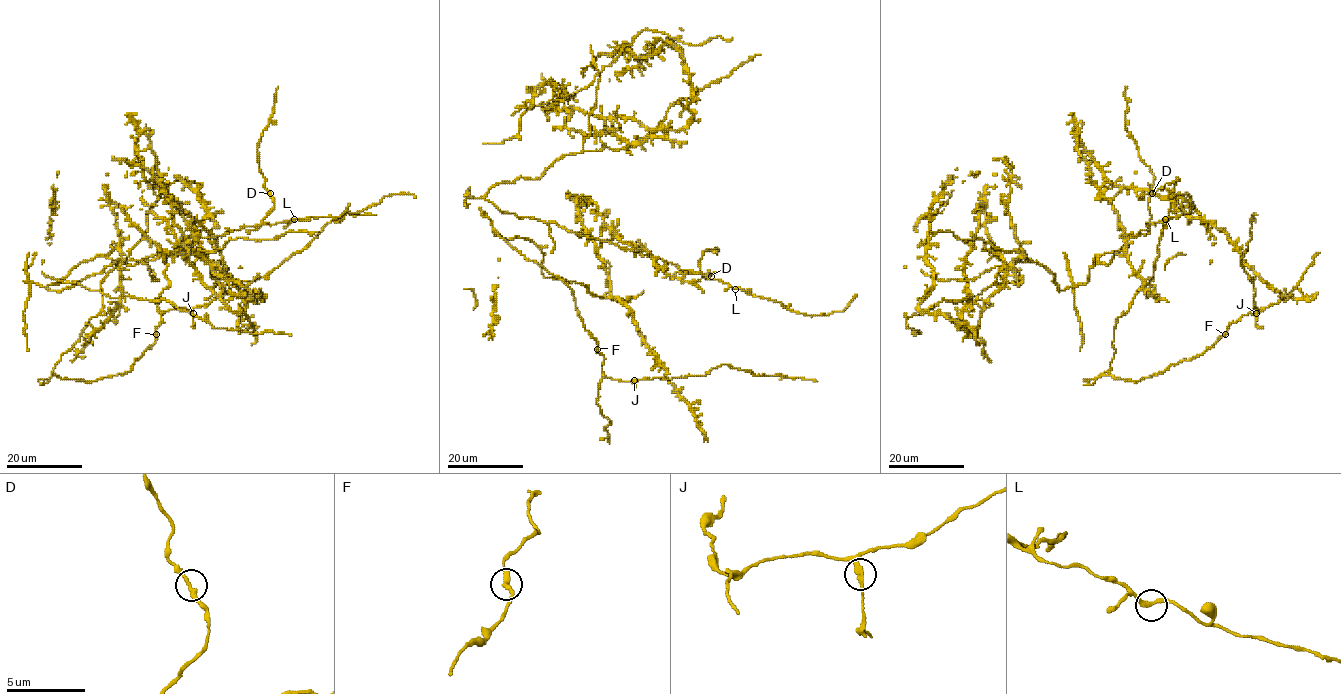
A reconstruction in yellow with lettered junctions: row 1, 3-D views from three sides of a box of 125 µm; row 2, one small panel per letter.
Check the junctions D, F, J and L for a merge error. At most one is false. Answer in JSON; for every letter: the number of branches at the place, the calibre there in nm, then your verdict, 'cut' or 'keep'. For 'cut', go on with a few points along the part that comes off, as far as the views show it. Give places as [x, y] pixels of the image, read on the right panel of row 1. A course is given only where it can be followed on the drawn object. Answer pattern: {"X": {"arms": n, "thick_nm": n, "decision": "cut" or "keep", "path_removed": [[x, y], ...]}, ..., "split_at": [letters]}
{"D": {"arms": 2, "thick_nm": 240, "decision": "keep"}, "F": {"arms": 2, "thick_nm": 260, "decision": "keep"}, "J": {"arms": 2, "thick_nm": 260, "decision": "cut", "path_removed": [[1256, 312], [1256, 324], [1262, 328]]}, "L": {"arms": 2, "thick_nm": 280, "decision": "keep"}, "split_at": ["J"]}

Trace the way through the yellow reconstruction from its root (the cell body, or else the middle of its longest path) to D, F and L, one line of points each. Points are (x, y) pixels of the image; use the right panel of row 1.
D: (1094, 185), (1110, 202), (1126, 239), (1147, 228), (1151, 217), (1148, 198), (1152, 193)
F: (1094, 185), (1077, 132), (1112, 183), (1174, 193), (1154, 278), (1117, 318), (1104, 374), (1136, 382), (1225, 334)
L: (1094, 185), (1110, 202), (1126, 239), (1145, 230), (1146, 226), (1165, 219)

